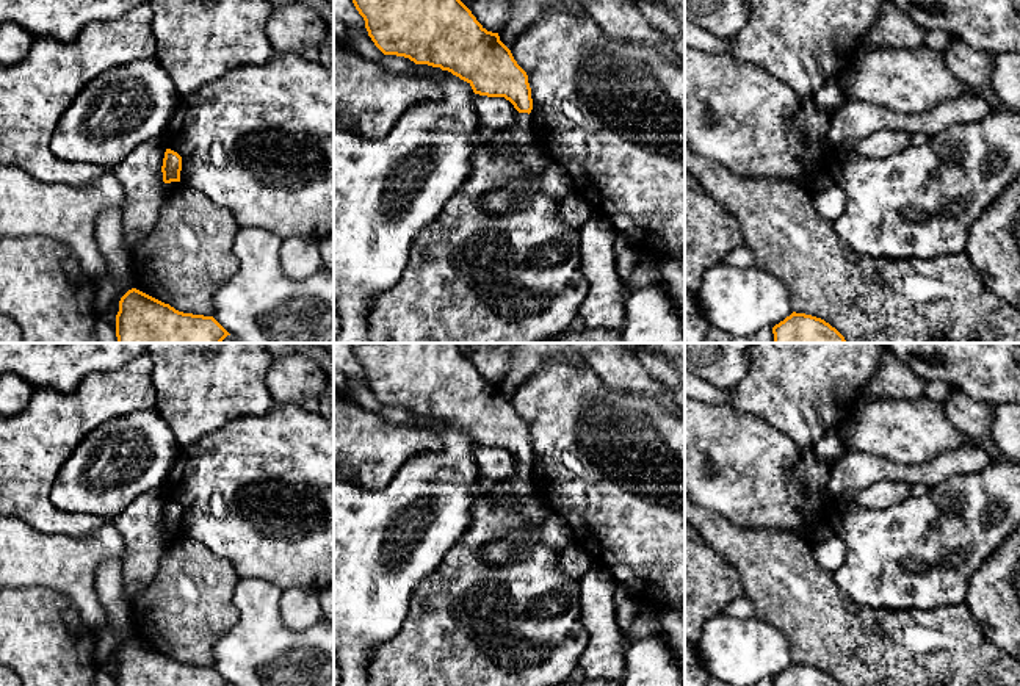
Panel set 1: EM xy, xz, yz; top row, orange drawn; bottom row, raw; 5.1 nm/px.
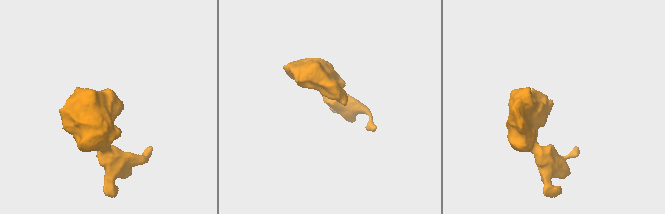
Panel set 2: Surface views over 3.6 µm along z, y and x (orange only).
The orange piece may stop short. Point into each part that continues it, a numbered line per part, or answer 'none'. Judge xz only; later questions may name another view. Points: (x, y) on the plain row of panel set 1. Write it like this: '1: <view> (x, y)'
1: xz (519, 486)

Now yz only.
none

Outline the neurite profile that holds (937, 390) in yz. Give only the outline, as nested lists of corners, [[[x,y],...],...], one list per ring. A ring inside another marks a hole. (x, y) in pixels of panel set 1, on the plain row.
[[[942,381],[926,382],[924,385],[924,396],[928,396],[931,401],[945,404],[951,393],[953,387]]]

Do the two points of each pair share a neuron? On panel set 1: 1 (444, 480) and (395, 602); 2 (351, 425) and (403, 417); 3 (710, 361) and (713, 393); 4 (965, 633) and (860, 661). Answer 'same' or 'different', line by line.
1: same
2: different
3: different
4: same

